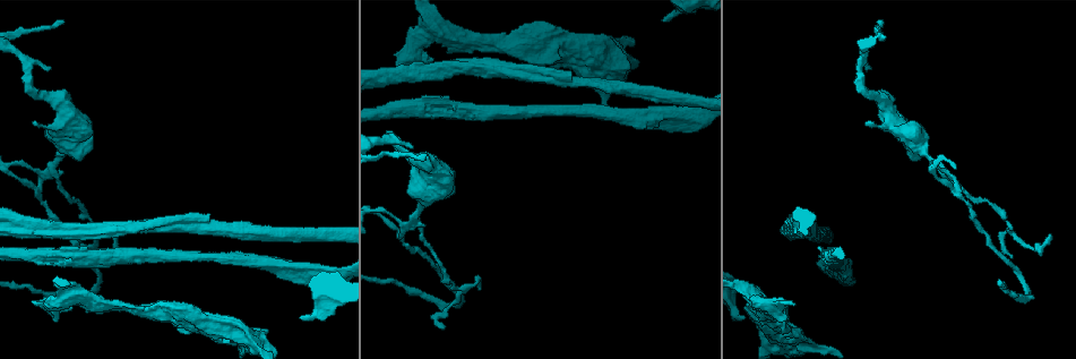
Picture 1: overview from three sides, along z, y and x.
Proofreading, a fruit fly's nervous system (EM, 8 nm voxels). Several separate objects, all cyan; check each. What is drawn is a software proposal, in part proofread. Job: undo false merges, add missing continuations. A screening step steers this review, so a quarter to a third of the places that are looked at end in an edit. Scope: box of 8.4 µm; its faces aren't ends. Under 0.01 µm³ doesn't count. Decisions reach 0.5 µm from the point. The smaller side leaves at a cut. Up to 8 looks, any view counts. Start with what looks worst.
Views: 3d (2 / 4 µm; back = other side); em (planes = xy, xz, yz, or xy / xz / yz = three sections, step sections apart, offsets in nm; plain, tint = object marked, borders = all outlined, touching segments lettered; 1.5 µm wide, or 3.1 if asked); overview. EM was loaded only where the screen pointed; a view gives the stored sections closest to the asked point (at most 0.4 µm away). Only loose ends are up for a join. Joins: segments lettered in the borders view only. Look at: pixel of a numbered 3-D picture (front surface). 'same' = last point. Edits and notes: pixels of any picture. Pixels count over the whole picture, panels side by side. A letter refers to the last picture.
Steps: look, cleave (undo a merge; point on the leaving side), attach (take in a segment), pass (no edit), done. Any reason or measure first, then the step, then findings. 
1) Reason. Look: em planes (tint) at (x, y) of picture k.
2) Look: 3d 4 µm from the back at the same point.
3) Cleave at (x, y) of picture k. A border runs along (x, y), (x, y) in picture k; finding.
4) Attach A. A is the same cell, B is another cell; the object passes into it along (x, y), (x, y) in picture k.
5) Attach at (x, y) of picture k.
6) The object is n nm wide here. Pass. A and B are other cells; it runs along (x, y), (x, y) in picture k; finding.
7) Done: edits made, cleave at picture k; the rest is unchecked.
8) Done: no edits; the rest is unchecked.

Free end. Look: 3d 2 µm from the back at (34, 120) of picture 1.

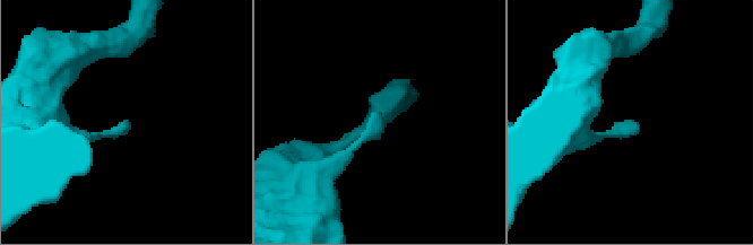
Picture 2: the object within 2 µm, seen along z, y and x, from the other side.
Need the tissue. Look: em xz step 4 (tint) at (120, 123) of picture 2.

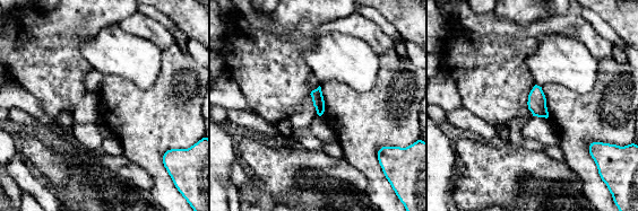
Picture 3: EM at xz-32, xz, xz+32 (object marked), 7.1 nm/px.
Look: em planes (borders) at the same point.

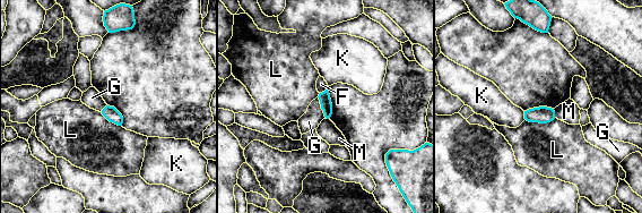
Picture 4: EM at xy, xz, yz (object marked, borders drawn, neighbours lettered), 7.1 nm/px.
The longest contact is with L, 220 nm. Pass. F, G, K, L and M are other cells; a border runs along (318, 96), (320, 108), (326, 117) in picture 4; none of them fits.

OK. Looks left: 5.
Stops while still wide. Look: em xy step 4 (borders) at (189, 305) of picture 1.

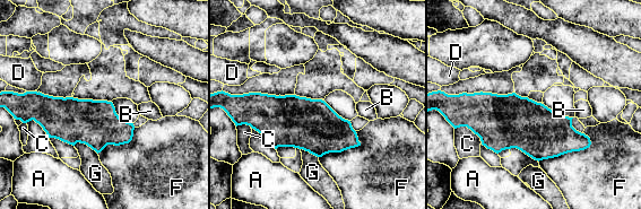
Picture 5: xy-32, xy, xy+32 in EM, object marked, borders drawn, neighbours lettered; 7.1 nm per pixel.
Look: em planes (borders) at the same point.

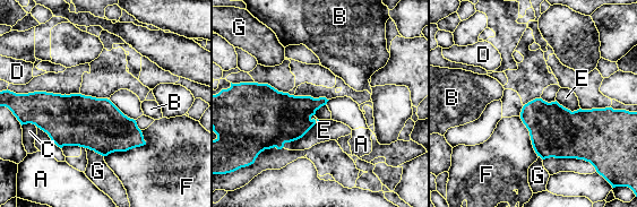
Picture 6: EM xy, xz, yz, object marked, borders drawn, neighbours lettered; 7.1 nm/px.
The object is 220 nm wide here. Pass. A, B, C, D, E, F and G are other cells; a border runs along (319, 120), (282, 147) in picture 6; none of them fits.

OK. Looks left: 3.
Free end. Look: 3d 4 µm at (854, 281) of picture 1.

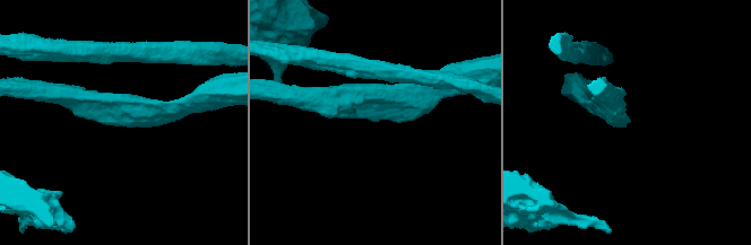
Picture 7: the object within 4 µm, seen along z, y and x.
Look: em xz step 8 (tint) at (623, 122) of picture 7.

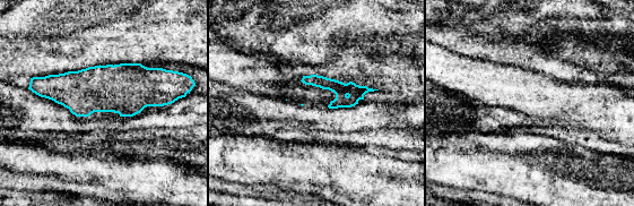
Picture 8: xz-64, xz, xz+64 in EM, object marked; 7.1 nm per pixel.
What lies round it. Look: em xz step 8 (borders) at the same point.

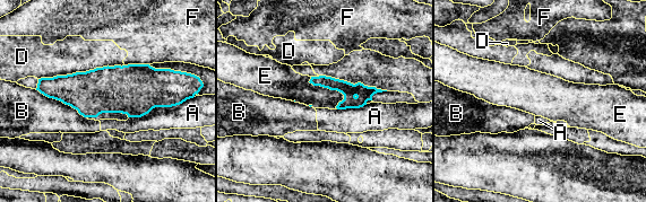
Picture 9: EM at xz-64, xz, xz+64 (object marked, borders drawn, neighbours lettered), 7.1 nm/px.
Pass. A, B, D, E and F are other cells; it runs along (42, 86), (158, 89), (175, 97) in picture 9; no lettered segment goes on from it.

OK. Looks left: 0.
Done: no edits; the rest is unchecked.

